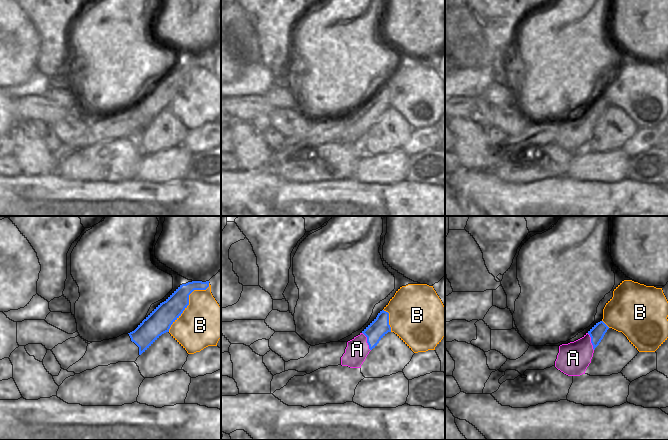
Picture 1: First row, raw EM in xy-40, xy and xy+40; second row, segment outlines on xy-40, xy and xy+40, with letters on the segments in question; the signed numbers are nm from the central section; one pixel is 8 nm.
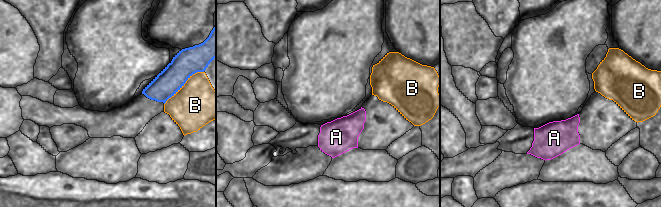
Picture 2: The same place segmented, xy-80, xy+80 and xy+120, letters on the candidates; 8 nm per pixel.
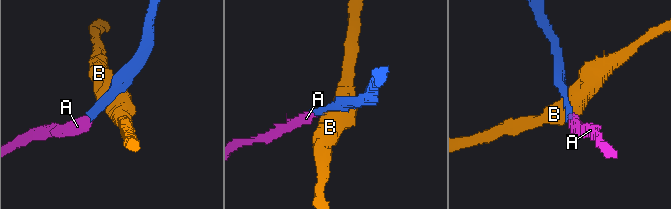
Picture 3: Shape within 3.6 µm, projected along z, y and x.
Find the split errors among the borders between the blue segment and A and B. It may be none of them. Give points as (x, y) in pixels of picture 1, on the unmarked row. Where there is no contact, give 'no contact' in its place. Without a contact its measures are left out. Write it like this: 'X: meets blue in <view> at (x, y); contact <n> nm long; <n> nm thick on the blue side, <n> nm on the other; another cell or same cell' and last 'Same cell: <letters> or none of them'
A: meets blue in xy at (367, 117); contact 170 nm long; 150 nm thick on the blue side, 180 nm on the other; same cell
B: meets blue in xy-40 at (188, 78); contact 500 nm long; 180 nm thick on the blue side, 360 nm on the other; another cell
Same cell: A

